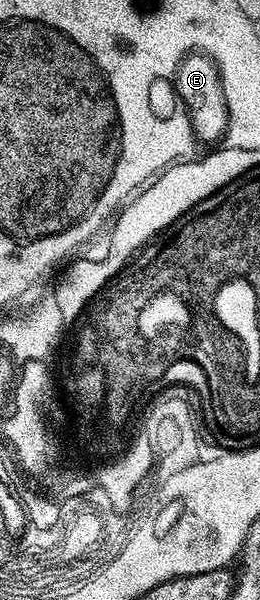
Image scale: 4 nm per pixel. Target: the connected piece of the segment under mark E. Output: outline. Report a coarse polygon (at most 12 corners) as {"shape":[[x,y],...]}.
{"shape":[[186,48],[167,82],[193,141],[225,141],[220,62]]}

